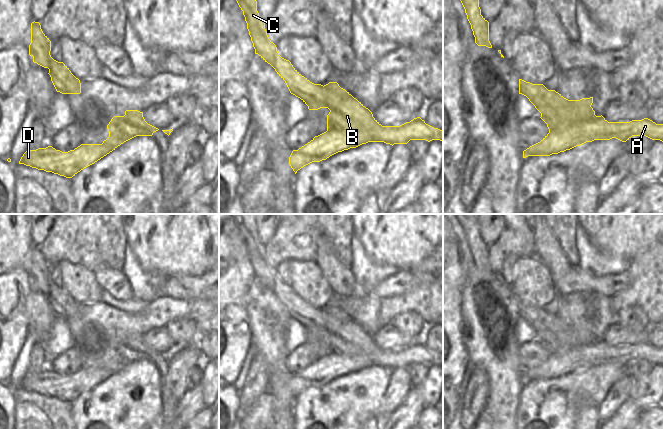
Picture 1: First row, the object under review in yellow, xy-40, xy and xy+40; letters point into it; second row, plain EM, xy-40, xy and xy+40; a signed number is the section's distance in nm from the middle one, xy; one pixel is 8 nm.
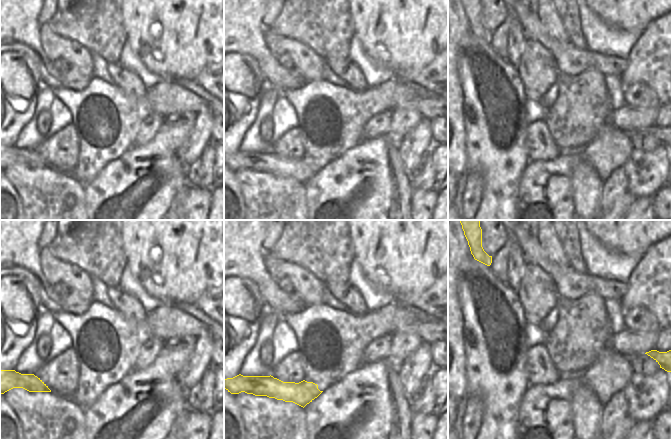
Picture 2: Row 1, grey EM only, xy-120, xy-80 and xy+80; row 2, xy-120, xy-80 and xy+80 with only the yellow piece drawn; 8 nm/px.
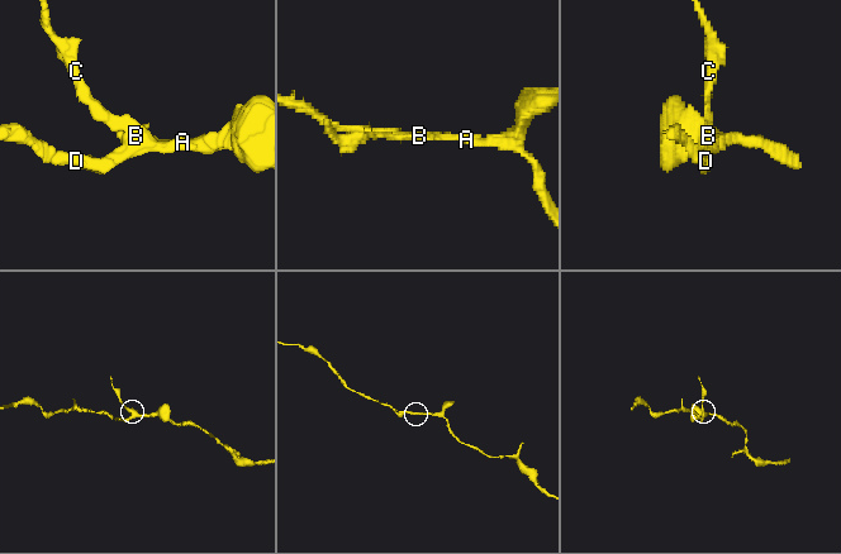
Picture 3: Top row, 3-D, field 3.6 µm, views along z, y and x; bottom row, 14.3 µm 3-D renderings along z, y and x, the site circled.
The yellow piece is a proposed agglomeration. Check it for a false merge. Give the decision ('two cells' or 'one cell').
two cells

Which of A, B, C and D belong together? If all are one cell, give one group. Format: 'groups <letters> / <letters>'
groups A B D / C

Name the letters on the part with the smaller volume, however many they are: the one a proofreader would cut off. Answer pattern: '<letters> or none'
C

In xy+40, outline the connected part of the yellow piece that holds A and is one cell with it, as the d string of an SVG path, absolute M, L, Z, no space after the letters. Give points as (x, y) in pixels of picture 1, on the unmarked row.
M553 314L553 325L552 329L549 329L544 324L536 324L533 328L541 337L540 342L547 348L549 357L540 366L524 374L523 382L558 378L594 364L616 362L622 366L626 366L632 360L646 360L652 364L663 366L663 348L656 348L648 342L632 344L630 346L608 346L602 339L595 339L595 335L591 331L593 321L568 324Z

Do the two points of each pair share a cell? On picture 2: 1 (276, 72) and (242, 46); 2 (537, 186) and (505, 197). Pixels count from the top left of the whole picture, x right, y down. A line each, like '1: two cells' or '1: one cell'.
1: one cell
2: two cells

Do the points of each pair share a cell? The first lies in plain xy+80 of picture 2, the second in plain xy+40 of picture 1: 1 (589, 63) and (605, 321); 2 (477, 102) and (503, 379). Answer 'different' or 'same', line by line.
1: different
2: same

